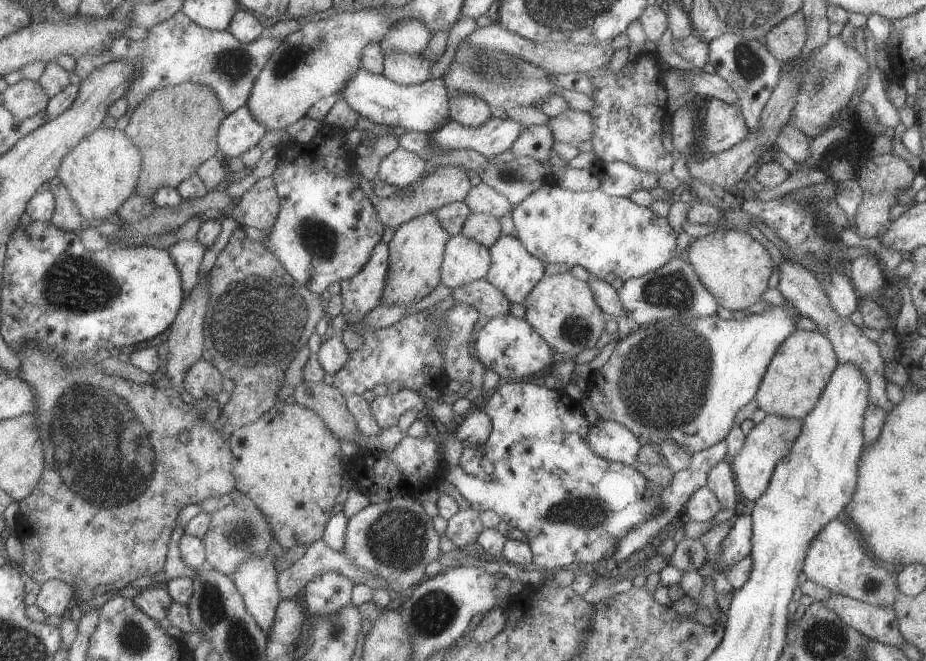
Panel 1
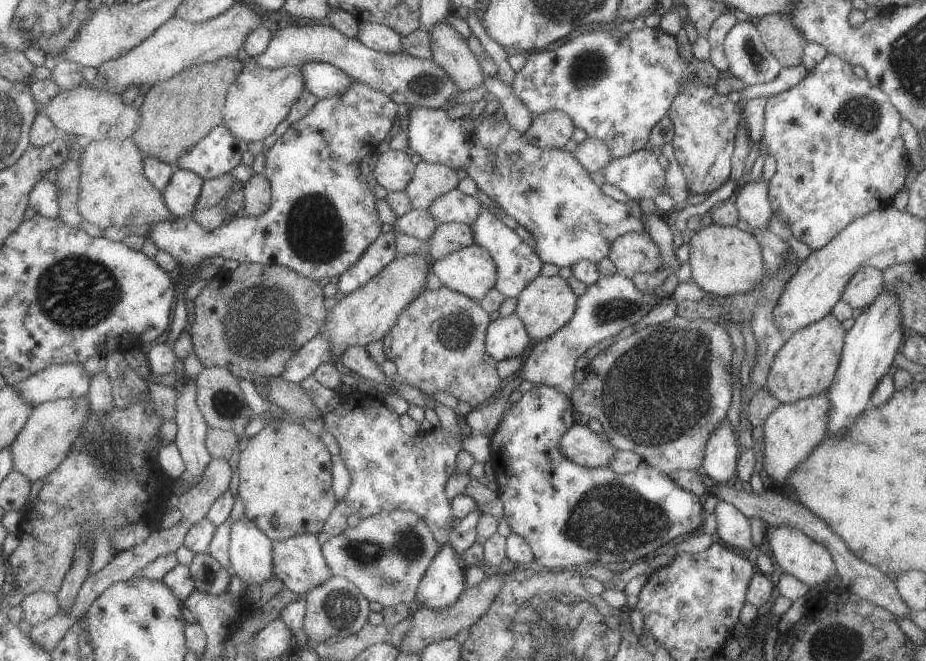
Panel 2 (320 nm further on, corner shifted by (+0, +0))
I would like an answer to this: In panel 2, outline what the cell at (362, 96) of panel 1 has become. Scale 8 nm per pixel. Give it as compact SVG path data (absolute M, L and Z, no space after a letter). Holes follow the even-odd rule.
M308 62L299 66L305 91L318 99L341 94L353 81L342 70L329 63Z

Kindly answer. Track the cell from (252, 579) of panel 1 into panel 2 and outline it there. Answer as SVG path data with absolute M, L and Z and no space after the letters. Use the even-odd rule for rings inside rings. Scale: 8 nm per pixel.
M247 517L232 521L229 557L231 574L249 585L260 585L272 574L272 542Z

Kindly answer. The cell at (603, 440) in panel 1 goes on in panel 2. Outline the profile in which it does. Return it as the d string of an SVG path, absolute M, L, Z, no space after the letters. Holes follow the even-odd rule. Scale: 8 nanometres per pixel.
M573 423L559 439L559 452L580 467L605 467L615 449L586 426Z

